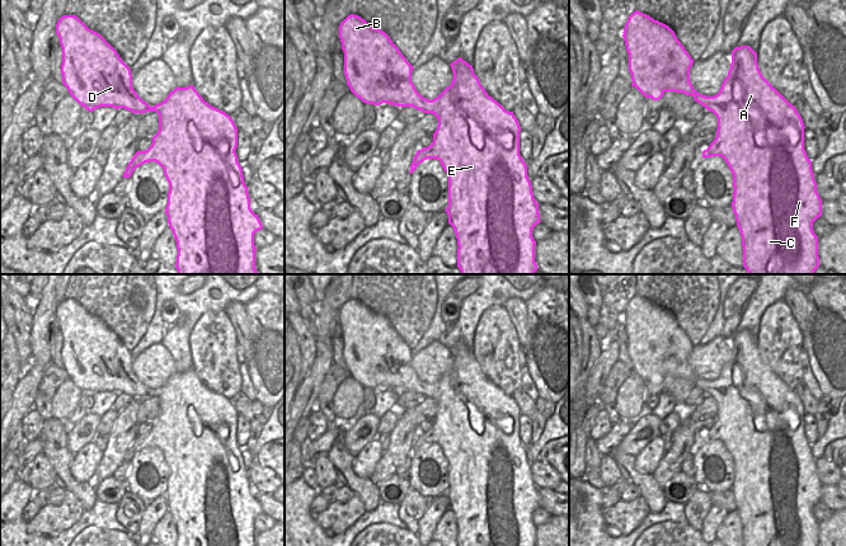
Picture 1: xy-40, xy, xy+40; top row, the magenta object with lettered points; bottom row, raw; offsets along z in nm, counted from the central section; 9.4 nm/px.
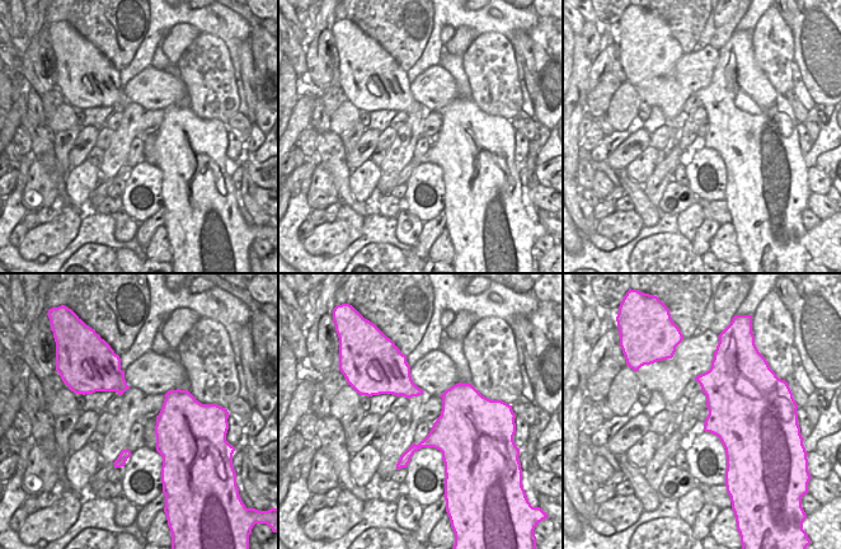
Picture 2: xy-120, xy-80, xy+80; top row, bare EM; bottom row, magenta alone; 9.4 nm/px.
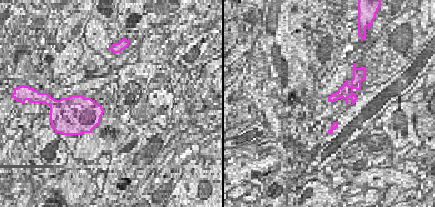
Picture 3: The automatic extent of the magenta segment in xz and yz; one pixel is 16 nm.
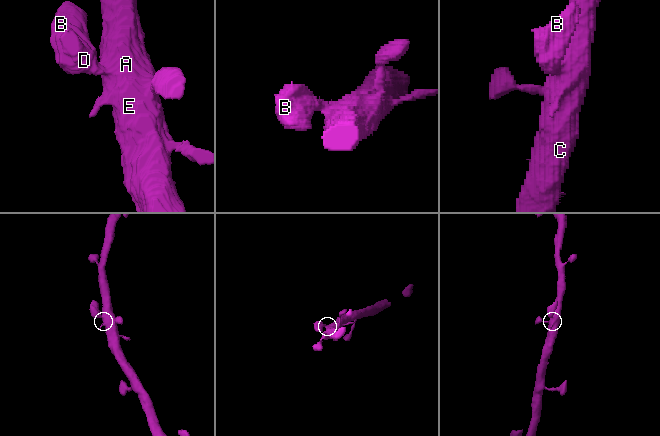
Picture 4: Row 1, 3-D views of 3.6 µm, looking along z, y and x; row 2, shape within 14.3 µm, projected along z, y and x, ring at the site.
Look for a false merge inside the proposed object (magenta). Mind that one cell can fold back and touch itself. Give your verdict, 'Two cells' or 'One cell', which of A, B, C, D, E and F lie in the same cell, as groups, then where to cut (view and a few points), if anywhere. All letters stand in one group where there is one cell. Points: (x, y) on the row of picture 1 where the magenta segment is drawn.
One cell. Groups: A B C D E F. No split

